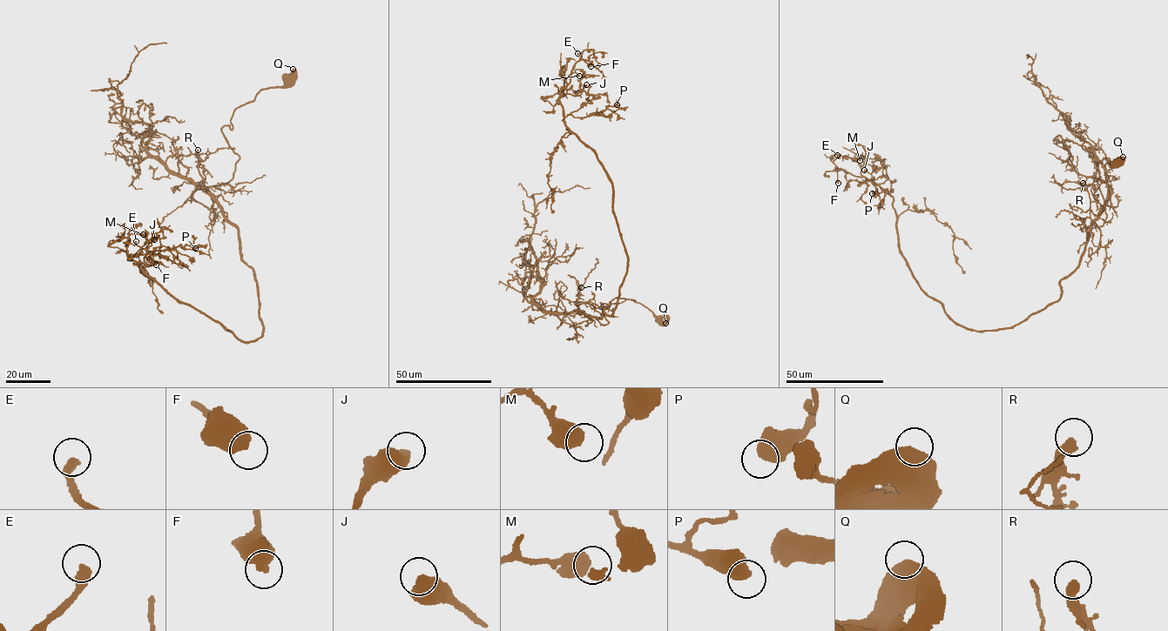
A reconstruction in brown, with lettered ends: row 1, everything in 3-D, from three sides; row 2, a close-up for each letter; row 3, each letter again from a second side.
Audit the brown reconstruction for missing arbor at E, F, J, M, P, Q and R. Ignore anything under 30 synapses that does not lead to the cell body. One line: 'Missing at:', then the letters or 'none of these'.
Missing at: E

